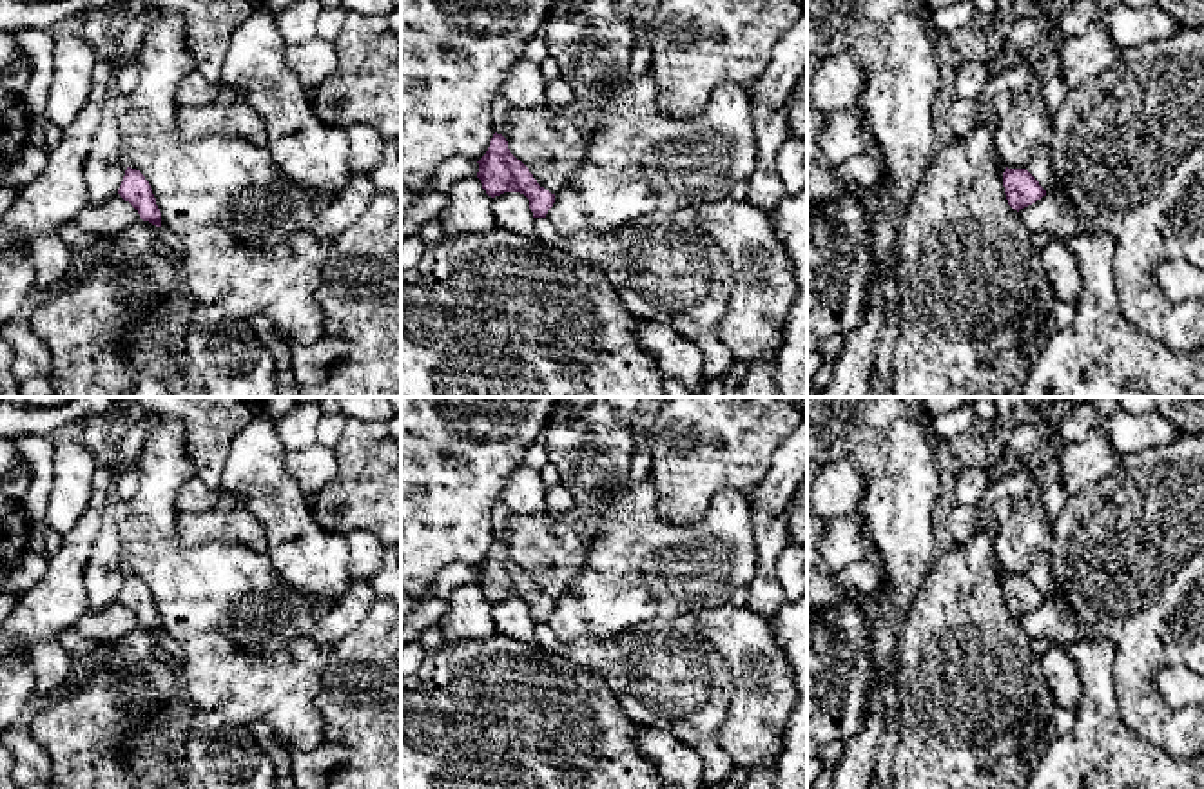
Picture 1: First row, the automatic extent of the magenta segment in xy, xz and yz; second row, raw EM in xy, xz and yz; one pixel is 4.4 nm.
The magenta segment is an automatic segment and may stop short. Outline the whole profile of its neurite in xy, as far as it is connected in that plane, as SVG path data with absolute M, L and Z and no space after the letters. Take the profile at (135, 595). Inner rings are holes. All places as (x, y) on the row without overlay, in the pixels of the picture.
M127 573L118 600L138 617L143 628L161 633L161 619L156 611L156 604L140 577Z

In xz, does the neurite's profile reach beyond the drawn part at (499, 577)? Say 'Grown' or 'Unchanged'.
Unchanged

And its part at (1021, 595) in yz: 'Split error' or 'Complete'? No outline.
Complete

